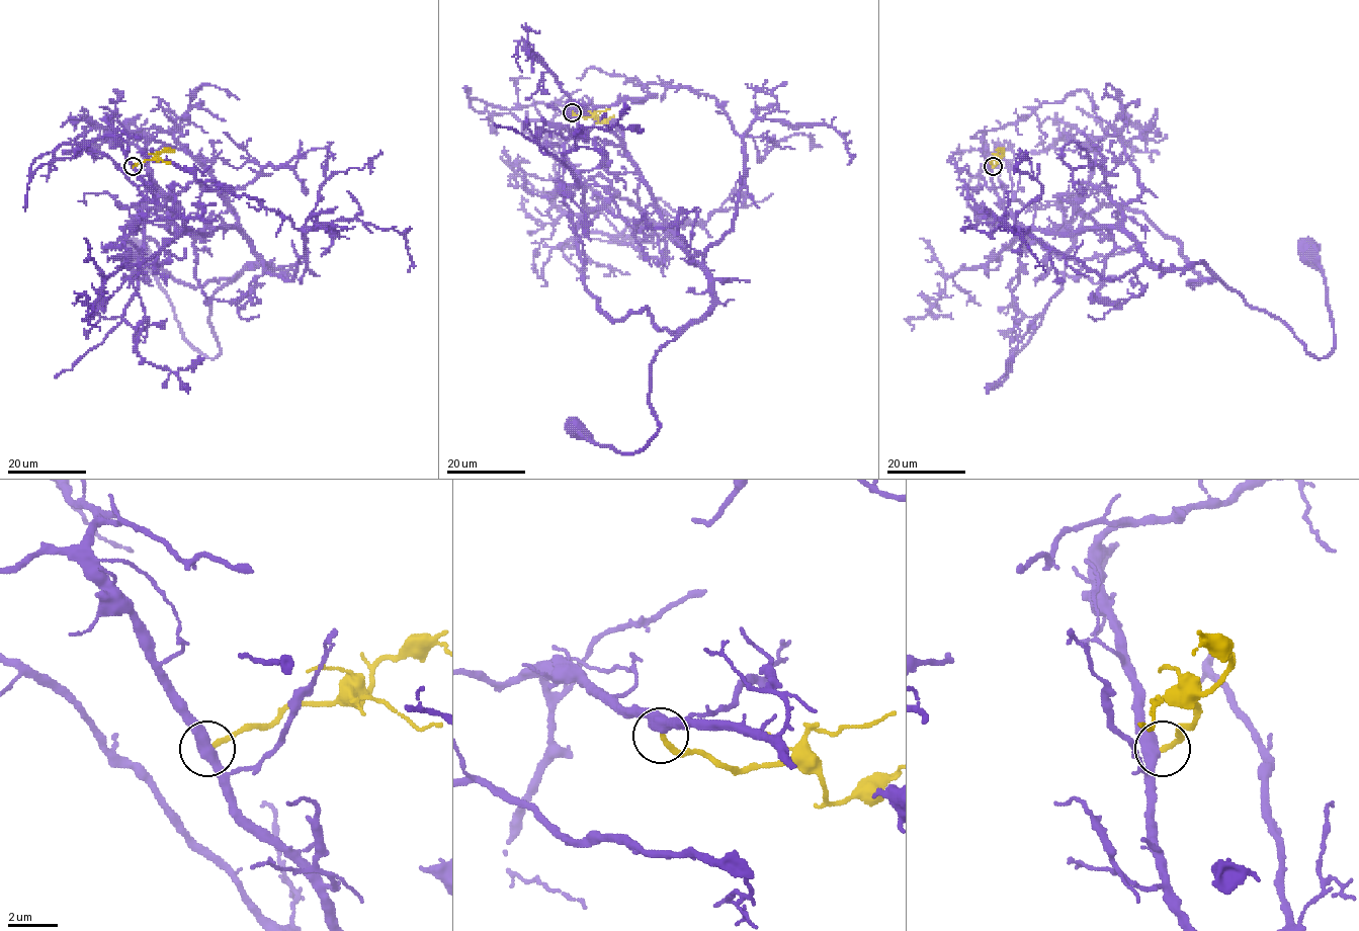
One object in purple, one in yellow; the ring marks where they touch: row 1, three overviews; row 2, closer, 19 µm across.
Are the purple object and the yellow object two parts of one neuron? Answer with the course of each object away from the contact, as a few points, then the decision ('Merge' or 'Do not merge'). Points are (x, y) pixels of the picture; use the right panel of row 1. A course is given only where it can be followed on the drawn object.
Course of purple: (993, 166), (1000, 204), (1025, 226), (1118, 227), (1161, 268), (1204, 263), (1324, 358), (1334, 321), (1309, 252). Course of yellow: (994, 166), (1004, 153), (997, 150). Merge

